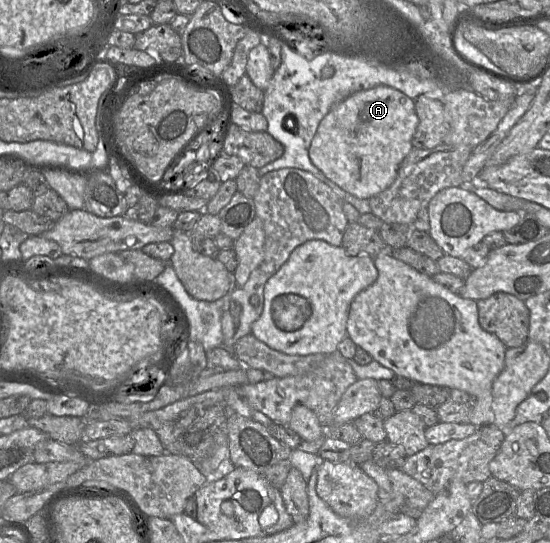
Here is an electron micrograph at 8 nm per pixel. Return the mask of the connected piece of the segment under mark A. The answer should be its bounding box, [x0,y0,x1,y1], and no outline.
[309,85,418,200]

